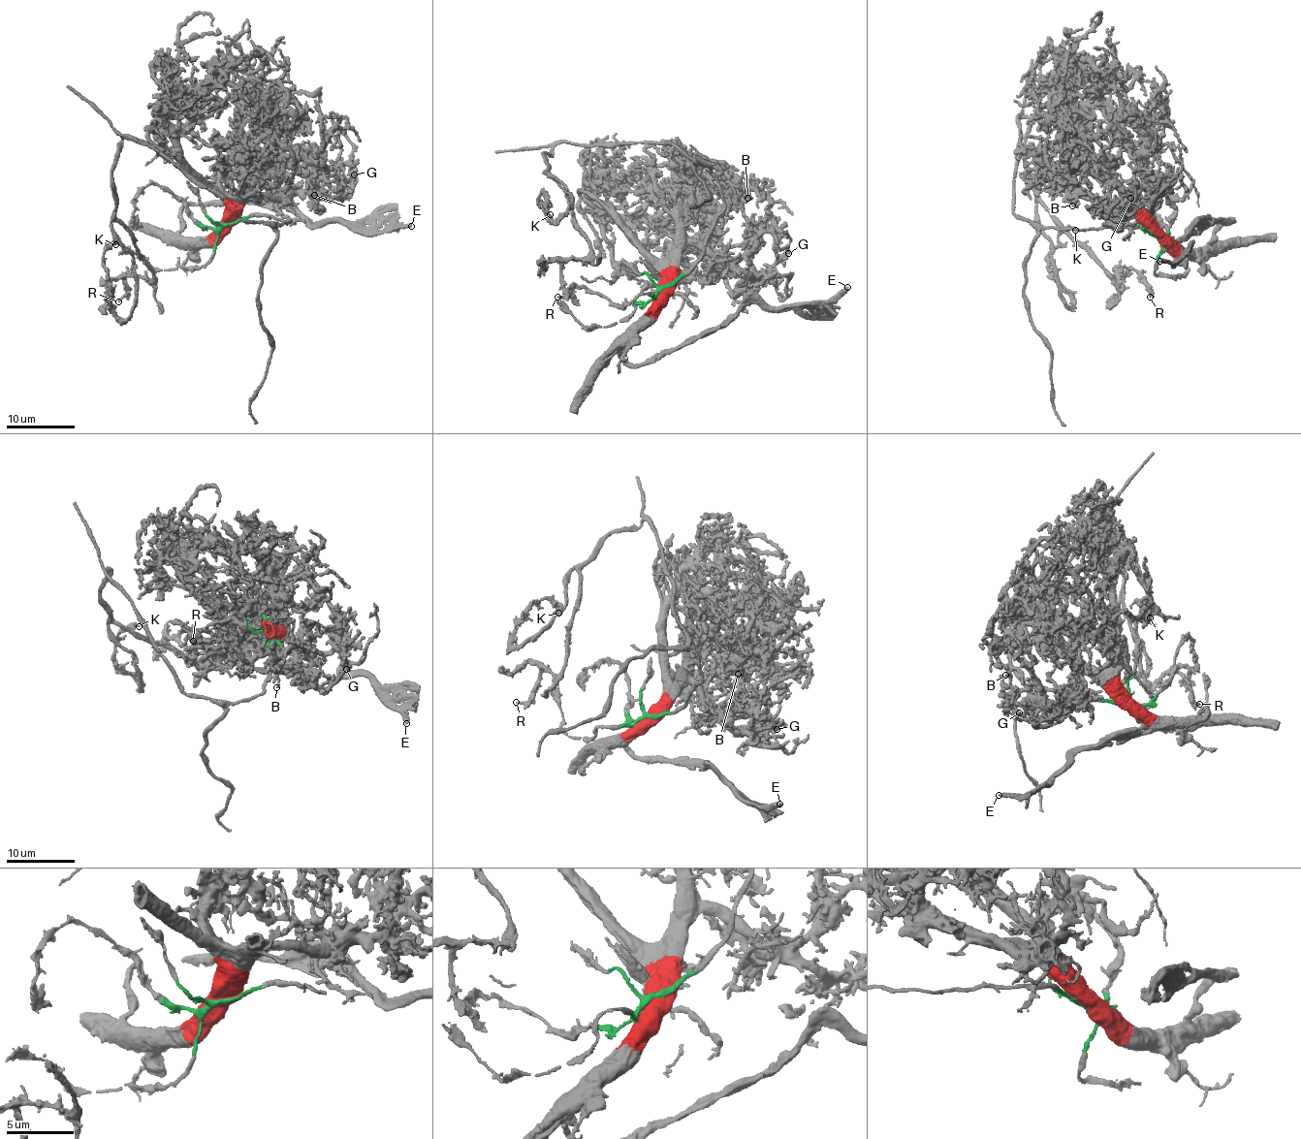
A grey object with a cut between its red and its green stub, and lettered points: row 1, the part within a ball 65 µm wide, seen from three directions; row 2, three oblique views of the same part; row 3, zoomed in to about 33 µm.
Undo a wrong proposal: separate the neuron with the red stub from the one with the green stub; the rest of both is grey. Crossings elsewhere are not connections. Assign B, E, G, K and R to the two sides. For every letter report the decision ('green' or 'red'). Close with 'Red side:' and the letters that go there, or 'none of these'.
B: red
E: red
G: red
K: green
R: green
Red side: B, E, G

